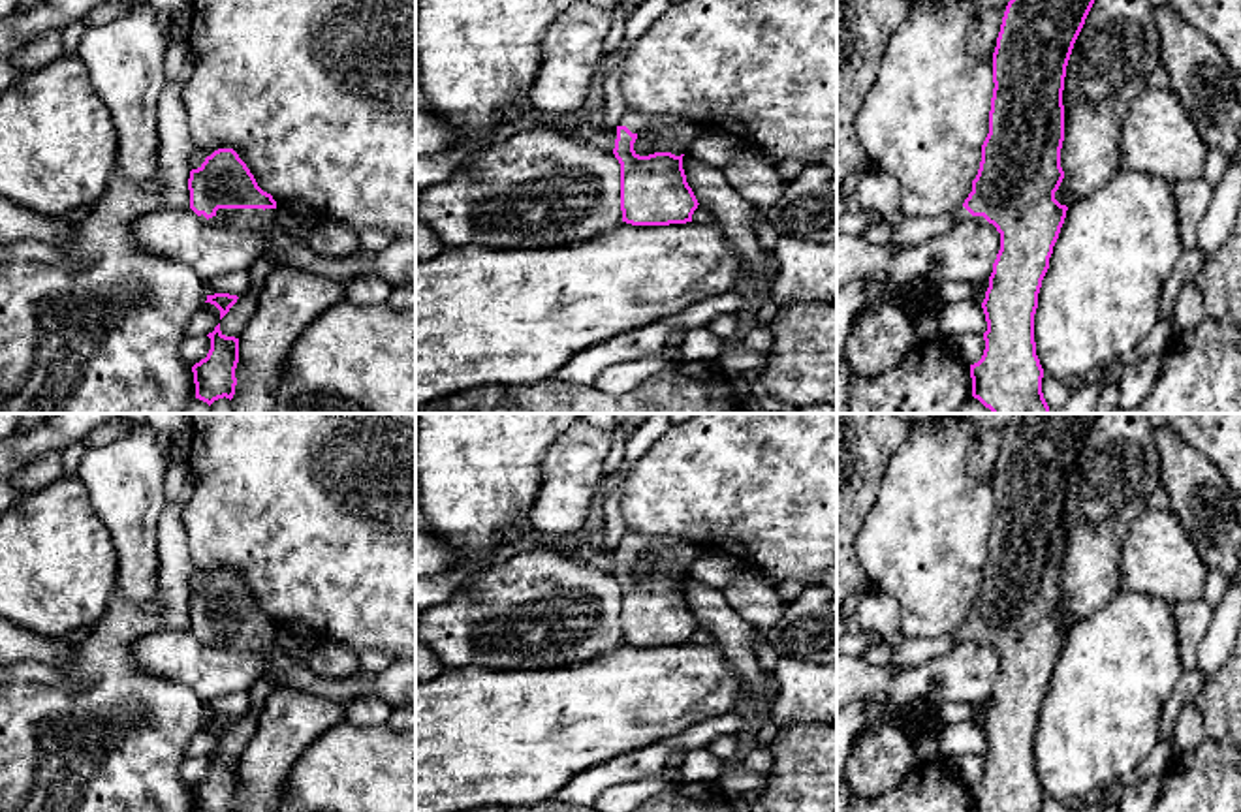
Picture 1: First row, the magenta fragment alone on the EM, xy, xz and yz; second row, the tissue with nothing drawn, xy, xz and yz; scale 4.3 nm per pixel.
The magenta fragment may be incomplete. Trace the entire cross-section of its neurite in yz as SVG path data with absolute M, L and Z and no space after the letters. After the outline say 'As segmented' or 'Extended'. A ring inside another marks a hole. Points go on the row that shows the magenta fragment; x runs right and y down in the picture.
M1010 0L993 53L995 88L989 133L982 145L982 162L972 180L972 192L955 212L957 222L989 222L1000 233L1000 250L982 303L987 321L985 350L982 359L970 365L972 397L993 414L1049 414L1042 393L1044 368L1036 355L1034 314L1042 280L1049 269L1049 258L1068 211L1066 205L1055 199L1055 192L1064 179L1060 148L1064 141L1062 90L1066 66L1092 4L1094 0Z. Extended

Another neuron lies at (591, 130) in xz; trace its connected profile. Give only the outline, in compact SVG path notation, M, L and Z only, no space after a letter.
M600 105L592 115L577 120L572 126L566 122L558 122L551 128L589 147L613 152L615 139L617 139L617 128L609 130L604 126L602 111L604 109Z

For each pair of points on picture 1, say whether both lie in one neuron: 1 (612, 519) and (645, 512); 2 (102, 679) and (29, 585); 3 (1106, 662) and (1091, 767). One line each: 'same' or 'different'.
1: different
2: different
3: same

